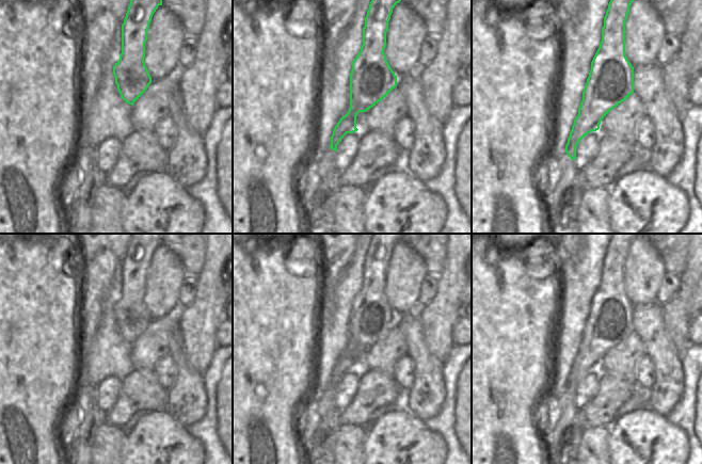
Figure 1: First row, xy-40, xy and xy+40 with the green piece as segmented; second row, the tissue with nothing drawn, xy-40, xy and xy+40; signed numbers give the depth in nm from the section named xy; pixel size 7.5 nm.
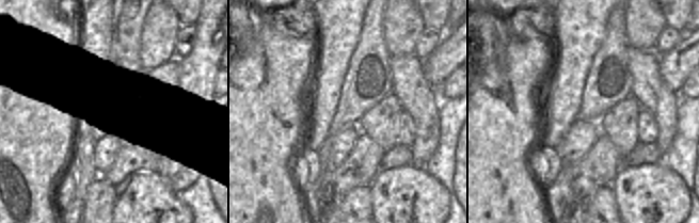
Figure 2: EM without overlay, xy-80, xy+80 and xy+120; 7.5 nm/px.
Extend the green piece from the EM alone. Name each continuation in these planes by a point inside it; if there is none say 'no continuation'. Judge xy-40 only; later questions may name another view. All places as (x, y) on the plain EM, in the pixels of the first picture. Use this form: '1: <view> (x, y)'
no continuation

